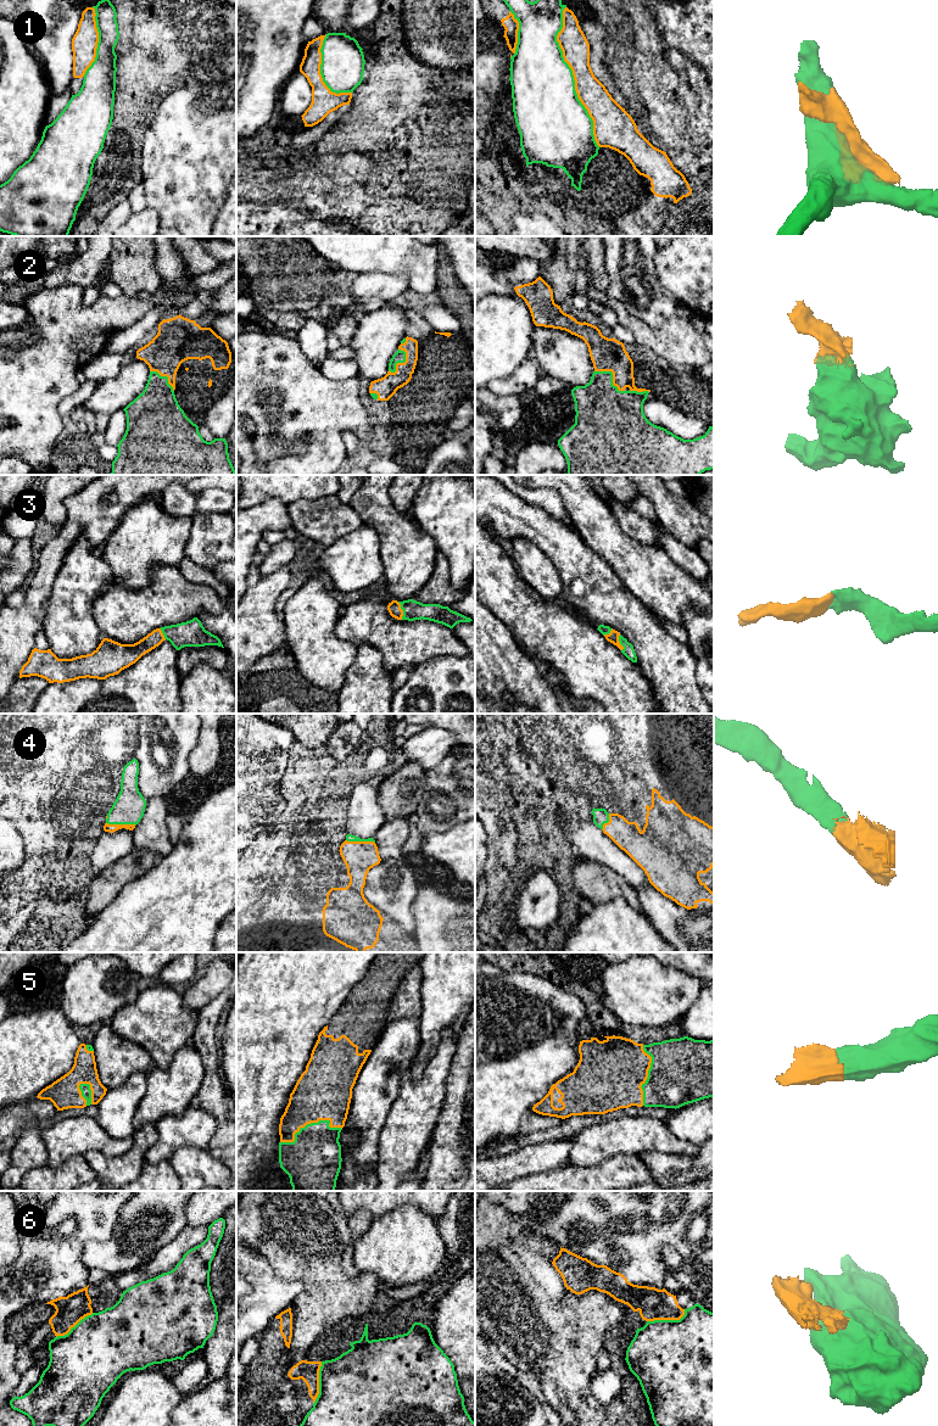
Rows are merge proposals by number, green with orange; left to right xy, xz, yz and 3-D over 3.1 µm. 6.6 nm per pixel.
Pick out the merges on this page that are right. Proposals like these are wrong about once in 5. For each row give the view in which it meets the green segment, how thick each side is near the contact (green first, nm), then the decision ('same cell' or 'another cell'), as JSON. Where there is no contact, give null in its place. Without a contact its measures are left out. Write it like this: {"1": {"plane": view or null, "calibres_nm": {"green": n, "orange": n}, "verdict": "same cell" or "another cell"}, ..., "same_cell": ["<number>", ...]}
{"1": {"plane": "yz", "calibres_nm": {"green": 440, "orange": 190}, "verdict": "another cell"}, "2": {"plane": "yz", "calibres_nm": {"green": 360, "orange": 220}, "verdict": "same cell"}, "3": {"plane": "xz", "calibres_nm": {"green": 130, "orange": 90}, "verdict": "same cell"}, "4": {"plane": "xy", "calibres_nm": {"green": 200, "orange": 60}, "verdict": "same cell"}, "5": {"plane": "xz", "calibres_nm": {"green": 360, "orange": 360}, "verdict": "same cell"}, "6": {"plane": "yz", "calibres_nm": {"green": 500, "orange": 200}, "verdict": "another cell"}, "same_cell": ["2", "3", "4", "5"]}

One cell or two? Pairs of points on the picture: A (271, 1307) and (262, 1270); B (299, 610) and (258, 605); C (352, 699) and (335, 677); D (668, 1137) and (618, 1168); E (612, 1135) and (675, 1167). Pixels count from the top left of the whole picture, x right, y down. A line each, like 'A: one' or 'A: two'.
A: one
B: two
C: two
D: two
E: two

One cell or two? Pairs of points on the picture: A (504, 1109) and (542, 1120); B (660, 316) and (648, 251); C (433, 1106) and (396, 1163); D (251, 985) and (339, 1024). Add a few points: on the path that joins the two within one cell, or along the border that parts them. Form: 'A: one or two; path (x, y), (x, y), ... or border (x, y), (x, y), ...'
A: two; border (531, 1108), (523, 1116), (515, 1136)
B: one; path (660, 300), (648, 267)
C: one; path (418, 1120), (402, 1139), (400, 1148)
D: two; border (346, 996), (340, 1008), (327, 1024)

